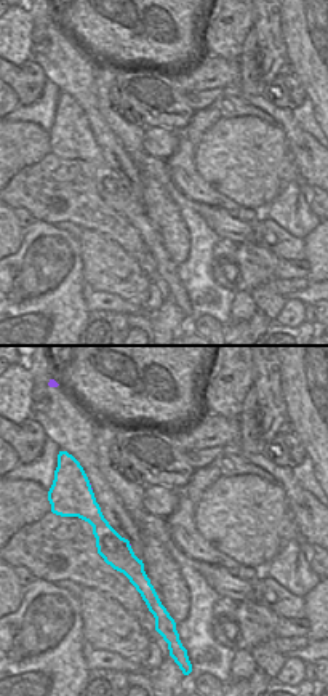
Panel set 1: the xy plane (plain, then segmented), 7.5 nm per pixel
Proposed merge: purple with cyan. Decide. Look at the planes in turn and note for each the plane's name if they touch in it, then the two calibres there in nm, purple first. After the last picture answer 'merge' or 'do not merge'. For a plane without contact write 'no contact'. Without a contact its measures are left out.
no contact

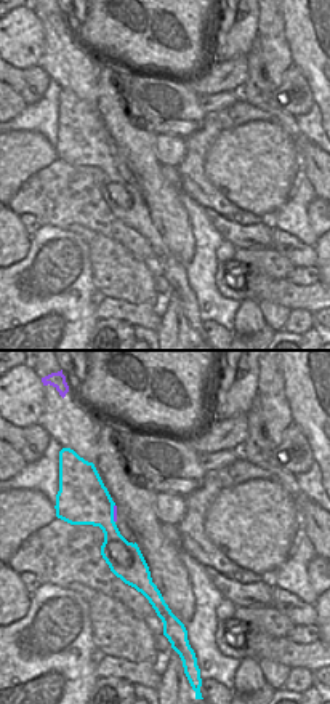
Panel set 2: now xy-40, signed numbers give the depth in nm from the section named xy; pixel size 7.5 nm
xy-40 | 20/360 nm

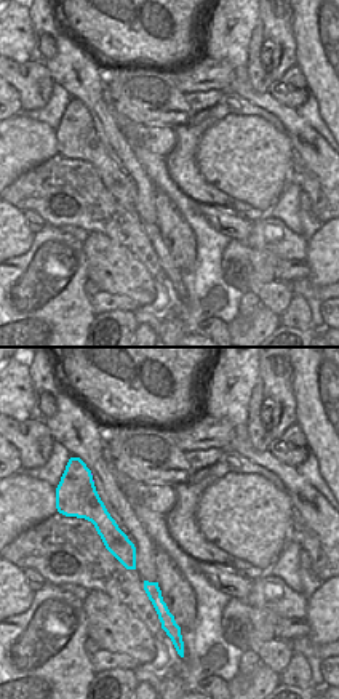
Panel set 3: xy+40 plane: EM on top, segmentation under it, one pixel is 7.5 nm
no contact

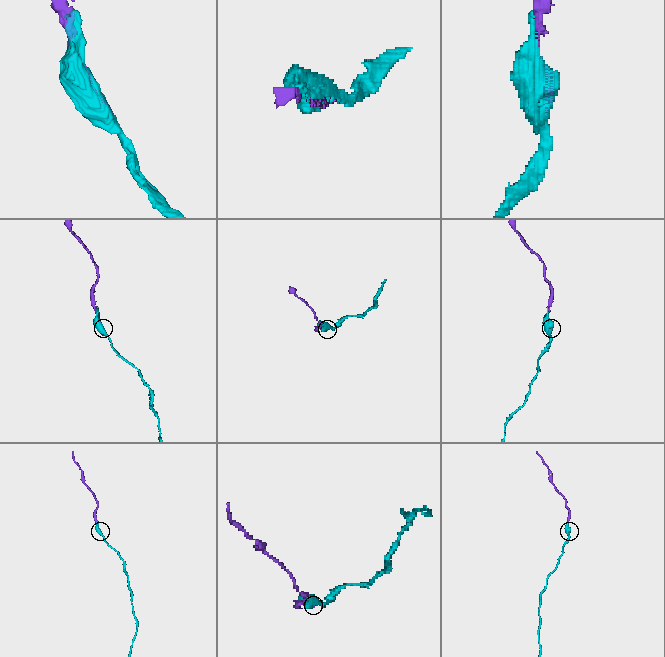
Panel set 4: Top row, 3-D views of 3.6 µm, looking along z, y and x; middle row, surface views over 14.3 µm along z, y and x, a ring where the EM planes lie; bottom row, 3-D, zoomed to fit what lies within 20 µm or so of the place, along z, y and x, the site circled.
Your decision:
merge

